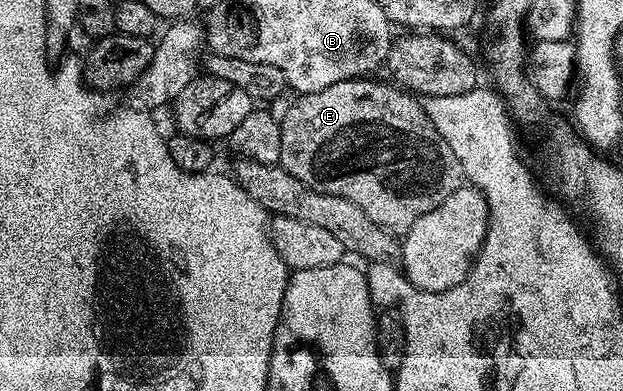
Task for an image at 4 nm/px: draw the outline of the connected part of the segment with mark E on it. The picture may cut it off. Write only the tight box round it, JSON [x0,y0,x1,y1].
[279,77,465,233]

